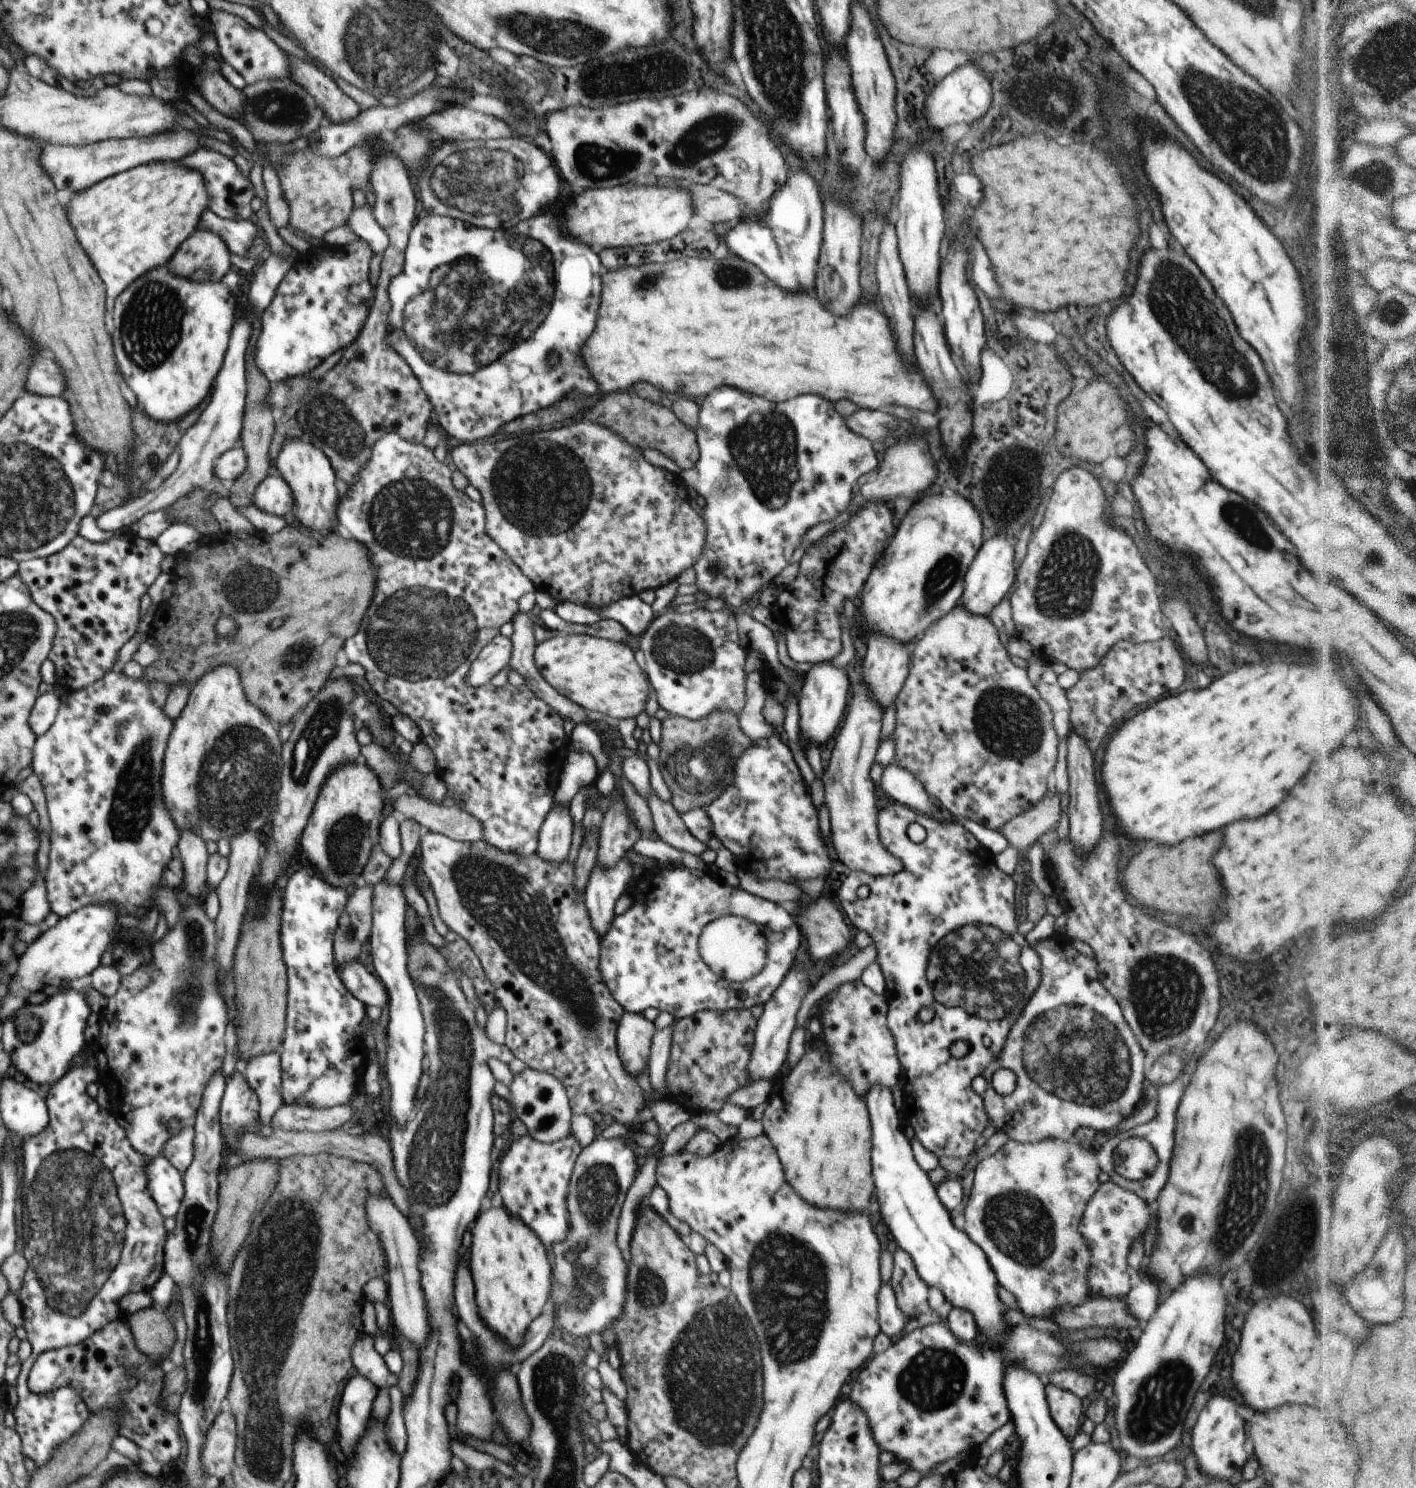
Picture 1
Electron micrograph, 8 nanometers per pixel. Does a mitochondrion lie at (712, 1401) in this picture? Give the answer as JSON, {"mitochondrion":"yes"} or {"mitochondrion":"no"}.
{"mitochondrion":"yes"}

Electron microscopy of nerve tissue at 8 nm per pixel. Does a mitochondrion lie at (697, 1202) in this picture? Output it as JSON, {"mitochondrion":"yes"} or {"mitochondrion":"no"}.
{"mitochondrion":"no"}

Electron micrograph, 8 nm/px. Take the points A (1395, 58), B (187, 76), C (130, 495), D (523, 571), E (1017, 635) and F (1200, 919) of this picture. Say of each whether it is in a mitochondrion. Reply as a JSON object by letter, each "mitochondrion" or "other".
{"A":"mitochondrion","B":"other","C":"other","D":"other","E":"other","F":"other"}

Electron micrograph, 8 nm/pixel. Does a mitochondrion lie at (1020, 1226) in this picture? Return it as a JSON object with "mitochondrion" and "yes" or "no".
{"mitochondrion":"yes"}

